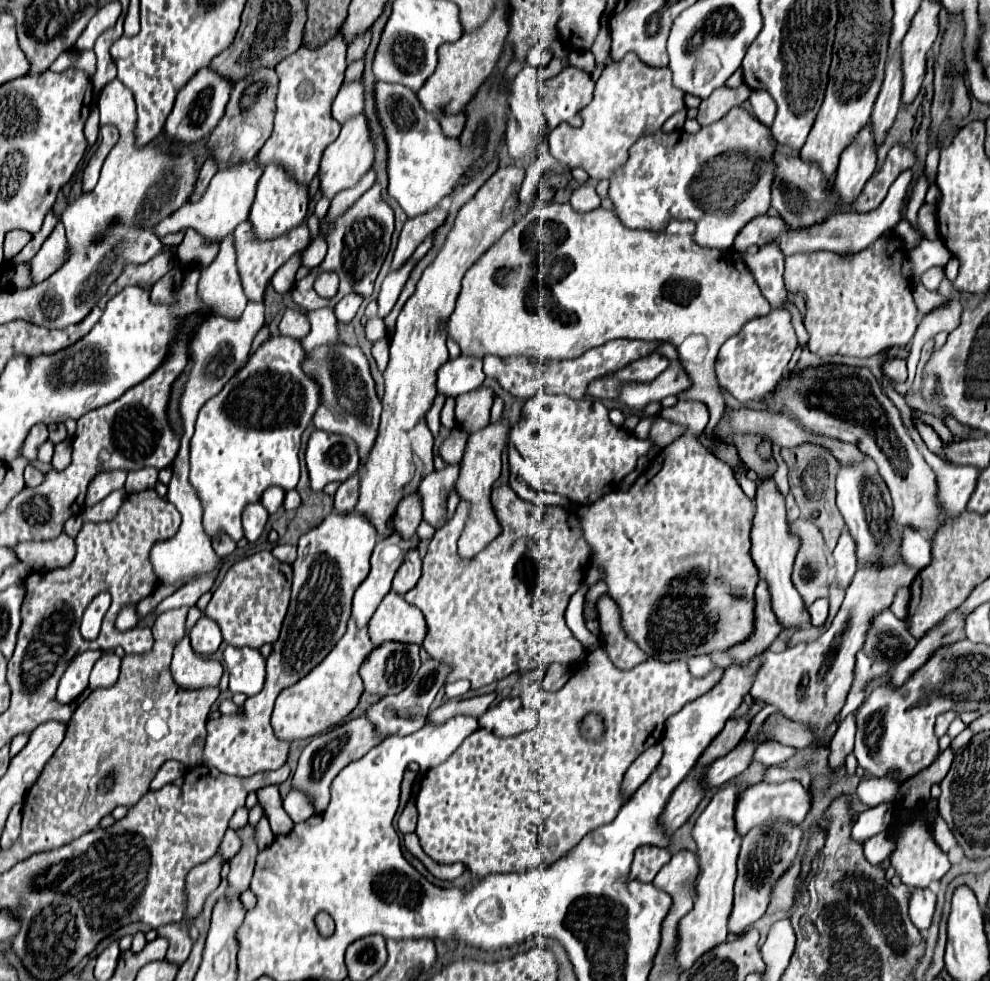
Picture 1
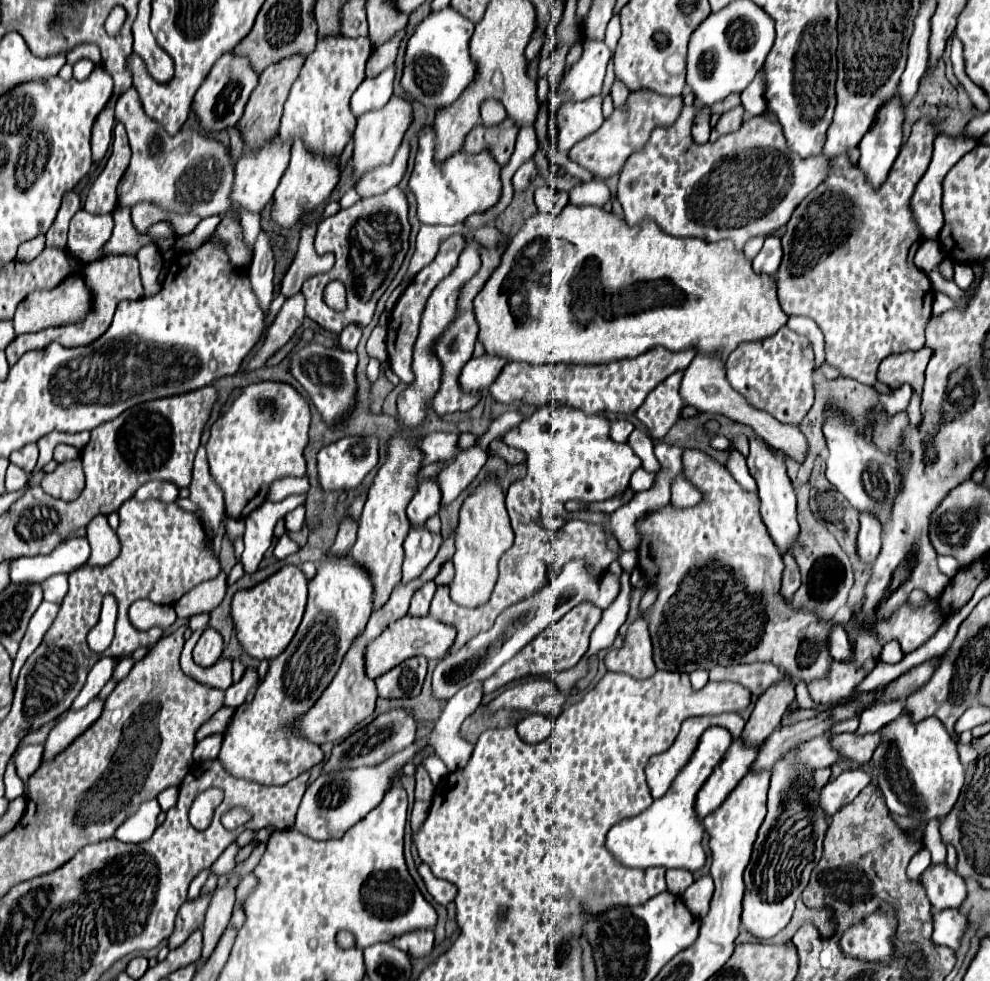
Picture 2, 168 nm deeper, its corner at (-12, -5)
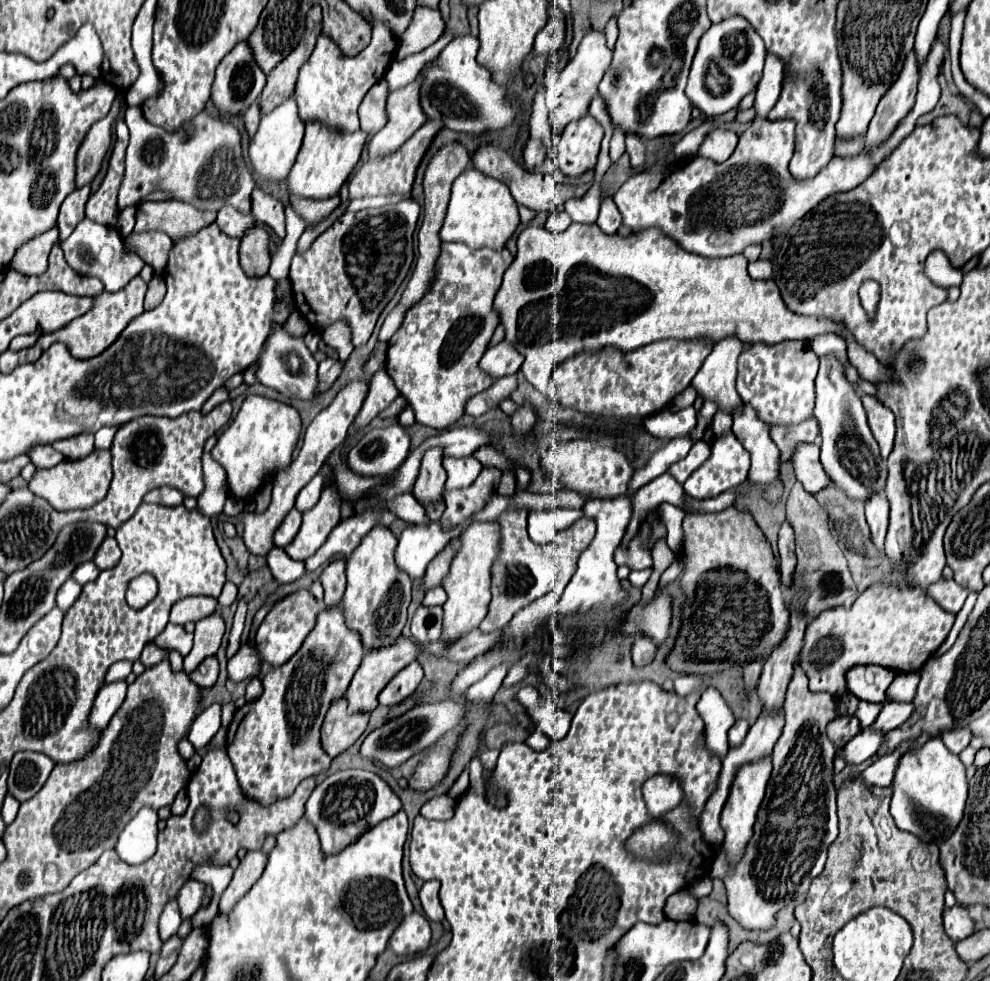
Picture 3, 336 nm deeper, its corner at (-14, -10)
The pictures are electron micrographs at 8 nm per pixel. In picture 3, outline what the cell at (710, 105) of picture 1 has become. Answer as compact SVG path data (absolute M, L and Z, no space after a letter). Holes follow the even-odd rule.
M714 128L706 134L702 146L698 148L698 156L704 156L712 162L724 162L728 156L732 156L734 148L738 144L738 134L730 128Z

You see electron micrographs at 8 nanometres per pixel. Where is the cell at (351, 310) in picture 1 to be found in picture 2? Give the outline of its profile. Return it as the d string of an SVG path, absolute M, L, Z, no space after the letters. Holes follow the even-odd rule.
M358 323L346 325L342 329L342 333L340 333L340 345L342 345L342 349L354 351L356 345L358 345L358 341L360 341L360 337L362 337L362 327L358 327Z

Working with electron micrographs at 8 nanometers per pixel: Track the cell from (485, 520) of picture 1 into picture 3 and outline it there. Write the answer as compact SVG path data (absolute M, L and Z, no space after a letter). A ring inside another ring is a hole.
M474 522L468 530L464 530L464 536L460 540L462 540L460 552L454 556L450 572L442 584L442 588L448 594L448 600L442 606L444 608L444 628L440 636L442 644L452 644L456 642L456 638L478 628L478 624L484 620L488 612L492 580L490 568L500 550L500 526L496 526L496 522Z

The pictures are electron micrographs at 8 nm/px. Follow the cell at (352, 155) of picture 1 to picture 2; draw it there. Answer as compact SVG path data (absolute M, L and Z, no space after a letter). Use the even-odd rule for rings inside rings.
M392 97L390 103L386 103L382 109L368 111L358 117L356 129L354 129L354 153L352 153L352 177L358 181L366 171L390 163L396 149L402 143L404 131L408 129L412 121L412 107L408 101L400 97Z

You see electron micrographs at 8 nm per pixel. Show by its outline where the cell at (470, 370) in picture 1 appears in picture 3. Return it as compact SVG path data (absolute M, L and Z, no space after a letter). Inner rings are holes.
M502 340L500 344L488 348L488 352L484 354L480 368L484 372L488 372L492 378L502 378L508 374L516 374L522 366L524 356L520 352L516 352L516 348L512 348L512 344L508 344L506 340Z

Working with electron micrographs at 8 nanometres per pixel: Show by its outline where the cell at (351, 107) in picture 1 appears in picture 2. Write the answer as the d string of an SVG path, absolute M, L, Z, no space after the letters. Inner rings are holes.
M394 65L384 69L374 79L364 79L350 99L350 109L354 115L362 115L372 109L380 109L392 97L392 81L394 81Z

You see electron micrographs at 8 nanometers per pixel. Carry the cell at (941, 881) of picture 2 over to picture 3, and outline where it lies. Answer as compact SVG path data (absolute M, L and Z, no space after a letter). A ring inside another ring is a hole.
M954 906L944 910L944 928L952 942L960 942L974 932L974 922L968 916L968 908Z

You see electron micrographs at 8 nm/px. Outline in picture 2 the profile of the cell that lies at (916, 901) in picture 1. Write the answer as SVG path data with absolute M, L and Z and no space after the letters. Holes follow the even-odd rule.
M942 909L932 913L932 923L934 923L934 933L932 933L934 943L956 949L966 929L964 915L960 915L958 909Z

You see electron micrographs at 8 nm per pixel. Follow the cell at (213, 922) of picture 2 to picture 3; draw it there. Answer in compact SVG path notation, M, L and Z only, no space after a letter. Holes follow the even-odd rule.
M262 850L246 852L238 868L234 870L230 886L224 890L220 898L220 912L230 912L232 906L252 888L252 884L256 884L256 880L262 876L266 868L266 862L268 862L268 856Z

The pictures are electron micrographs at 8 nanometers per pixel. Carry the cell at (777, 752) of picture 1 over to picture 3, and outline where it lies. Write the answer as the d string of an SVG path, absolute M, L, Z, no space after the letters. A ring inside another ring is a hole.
M866 728L862 730L858 736L854 736L842 750L840 754L844 756L846 762L850 764L860 764L872 756L878 754L878 750L882 748L884 744L884 736L886 732L880 732L880 730L872 730L872 728Z

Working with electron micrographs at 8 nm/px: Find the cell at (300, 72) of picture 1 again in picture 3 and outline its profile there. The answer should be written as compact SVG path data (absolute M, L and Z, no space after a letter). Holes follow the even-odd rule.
M364 12L362 16L372 24L372 42L356 58L344 56L340 52L338 44L332 38L328 38L326 34L322 34L316 42L314 52L300 68L294 98L298 102L298 114L304 122L318 120L318 122L324 122L330 128L342 130L342 132L354 132L360 128L358 106L360 106L362 98L366 96L366 92L378 80L384 78L384 72L388 70L388 64L392 62L396 44L398 44L396 36L384 22L374 20L368 12Z

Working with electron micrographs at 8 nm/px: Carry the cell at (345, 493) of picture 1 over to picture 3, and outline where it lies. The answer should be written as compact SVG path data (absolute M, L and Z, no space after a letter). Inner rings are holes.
M336 560L336 562L330 562L322 572L320 582L324 586L324 606L326 608L338 606L342 602L342 594L346 588L344 566L346 566L344 560Z

